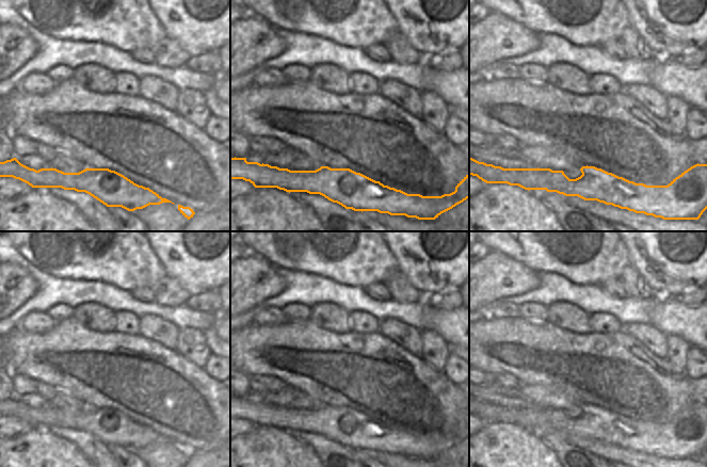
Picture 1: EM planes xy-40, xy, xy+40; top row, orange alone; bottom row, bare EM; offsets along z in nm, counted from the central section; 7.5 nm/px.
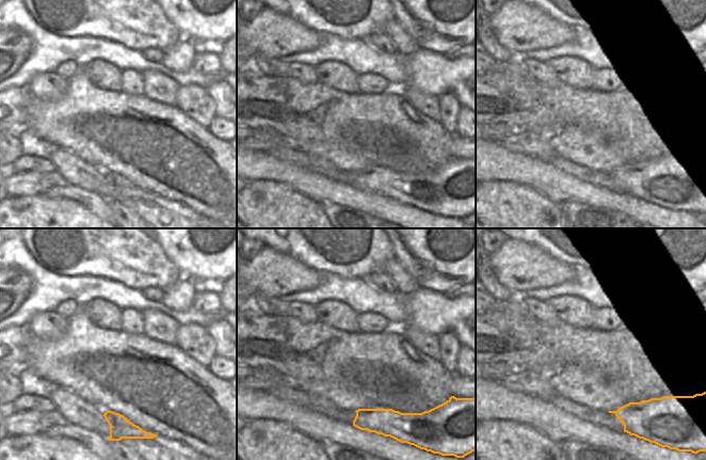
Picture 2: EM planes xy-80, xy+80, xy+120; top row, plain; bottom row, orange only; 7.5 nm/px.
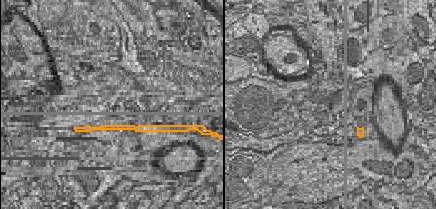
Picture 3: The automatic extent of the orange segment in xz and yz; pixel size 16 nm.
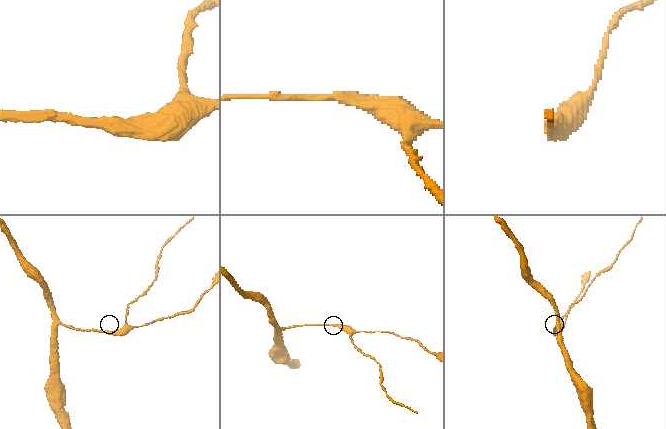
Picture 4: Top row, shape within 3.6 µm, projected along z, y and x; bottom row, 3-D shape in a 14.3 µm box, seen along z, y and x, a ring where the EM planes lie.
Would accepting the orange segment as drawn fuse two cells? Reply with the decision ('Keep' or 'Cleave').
Keep

